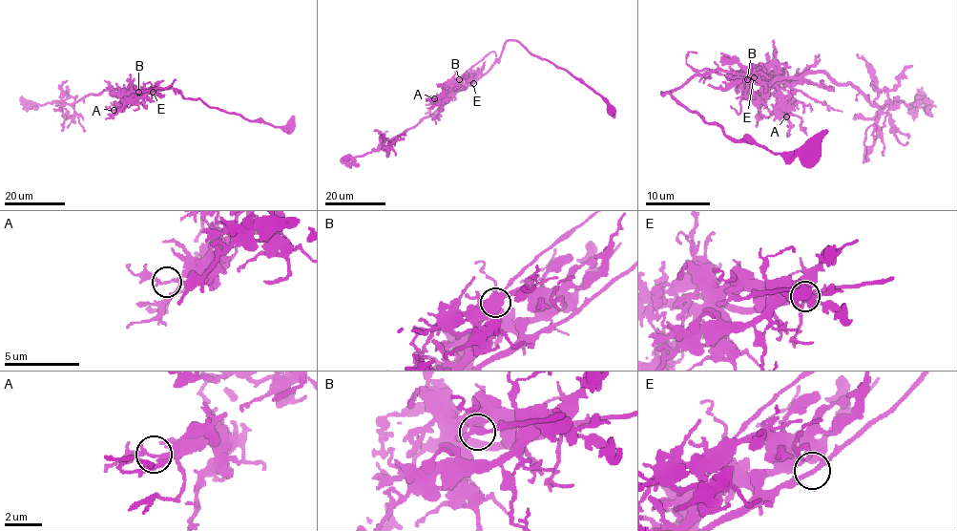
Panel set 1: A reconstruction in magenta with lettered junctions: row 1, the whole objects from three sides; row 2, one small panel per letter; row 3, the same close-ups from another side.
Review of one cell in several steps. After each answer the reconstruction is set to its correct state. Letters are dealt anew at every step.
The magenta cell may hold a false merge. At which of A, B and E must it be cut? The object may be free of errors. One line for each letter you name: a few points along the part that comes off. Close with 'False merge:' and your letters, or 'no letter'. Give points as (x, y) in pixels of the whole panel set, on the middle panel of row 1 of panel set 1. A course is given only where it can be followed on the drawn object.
B: course (458, 80), (492, 51), (496, 56)
False merge: B

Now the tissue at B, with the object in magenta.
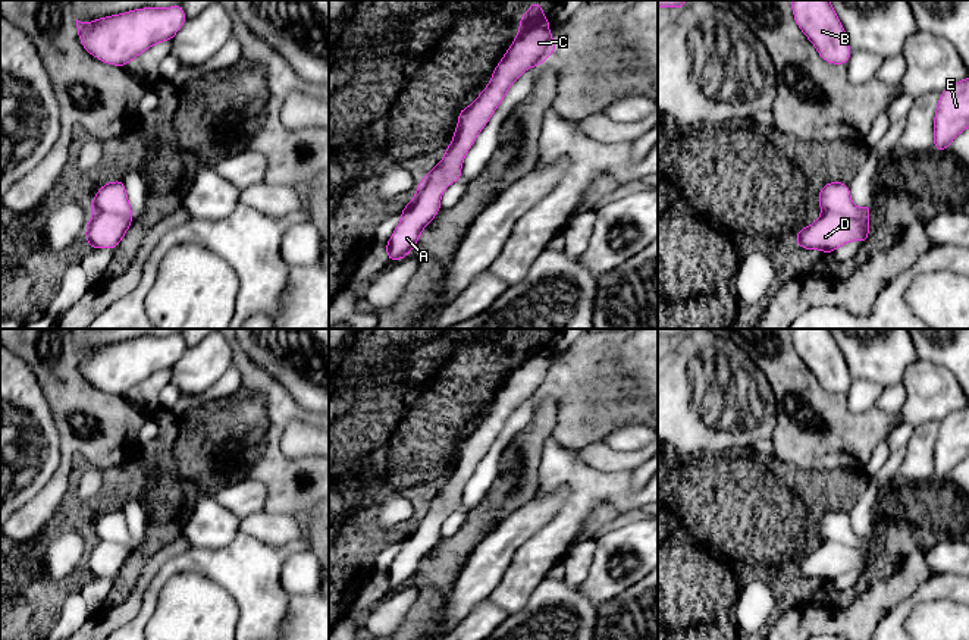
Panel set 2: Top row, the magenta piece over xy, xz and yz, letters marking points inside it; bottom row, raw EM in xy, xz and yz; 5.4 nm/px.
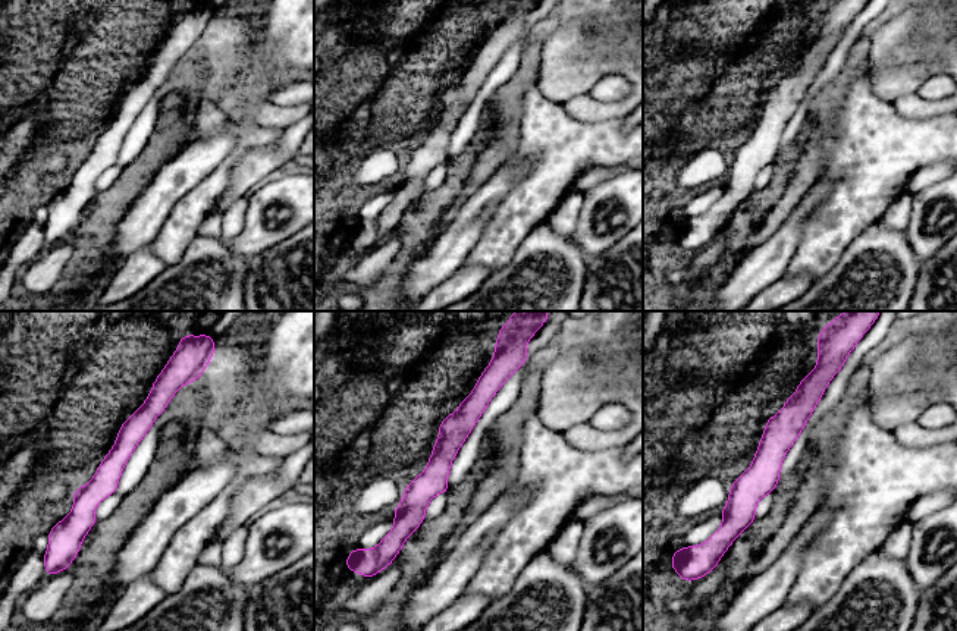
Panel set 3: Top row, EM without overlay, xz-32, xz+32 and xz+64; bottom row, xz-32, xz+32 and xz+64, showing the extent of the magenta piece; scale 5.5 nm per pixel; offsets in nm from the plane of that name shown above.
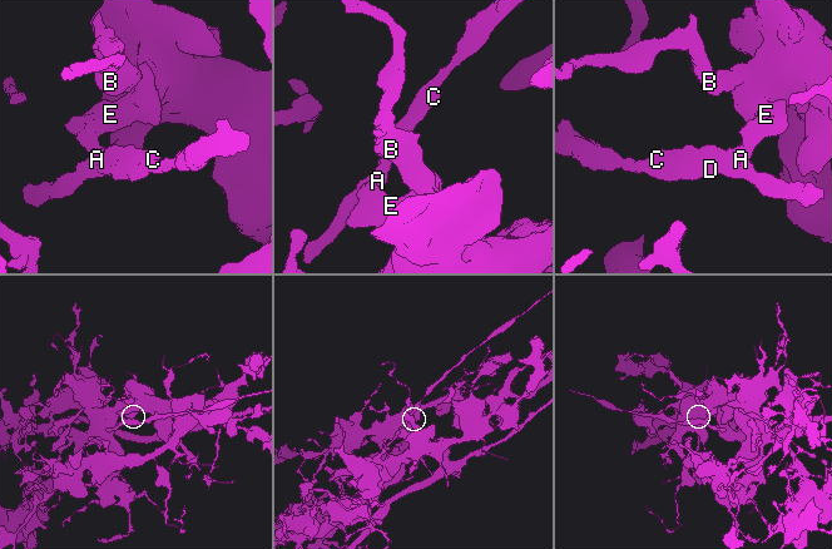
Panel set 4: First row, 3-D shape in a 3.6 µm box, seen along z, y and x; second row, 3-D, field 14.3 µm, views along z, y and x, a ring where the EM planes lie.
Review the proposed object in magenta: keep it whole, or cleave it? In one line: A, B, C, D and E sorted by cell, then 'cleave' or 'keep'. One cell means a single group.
A B C E / D | cleave

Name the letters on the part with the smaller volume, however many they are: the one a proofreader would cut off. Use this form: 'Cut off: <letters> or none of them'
Cut off: D

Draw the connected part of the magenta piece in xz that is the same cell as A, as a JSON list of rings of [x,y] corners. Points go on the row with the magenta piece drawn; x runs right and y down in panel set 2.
[[[549,25],[531,26],[514,38],[512,44],[496,65],[487,87],[477,95],[458,122],[460,134],[446,164],[451,176],[438,185],[426,188],[418,185],[414,198],[402,208],[401,222],[388,241],[391,261],[398,261],[410,255],[423,229],[440,211],[438,191],[446,189],[454,183],[454,175],[462,167],[468,150],[505,98],[511,85],[527,69],[540,66],[554,54],[556,46],[558,44],[551,35]]]

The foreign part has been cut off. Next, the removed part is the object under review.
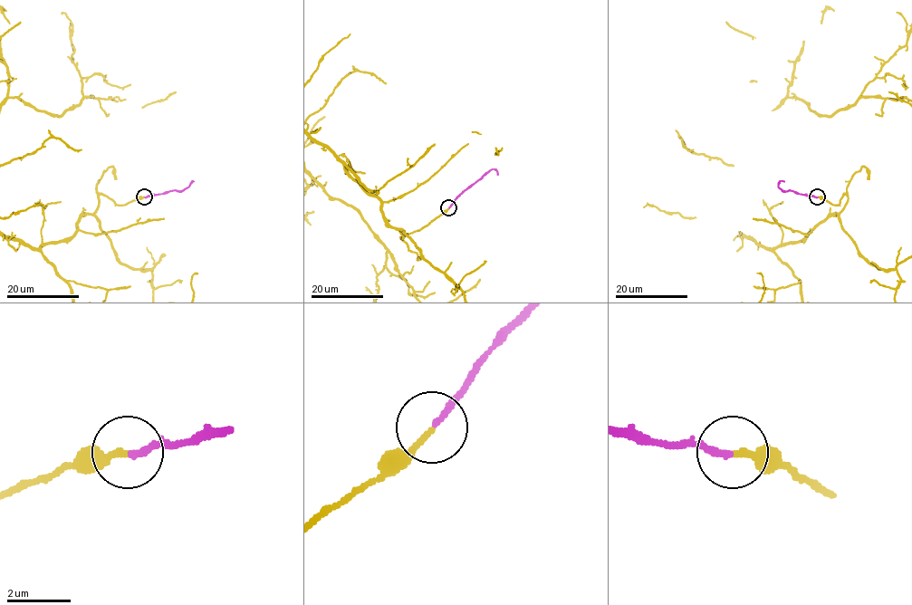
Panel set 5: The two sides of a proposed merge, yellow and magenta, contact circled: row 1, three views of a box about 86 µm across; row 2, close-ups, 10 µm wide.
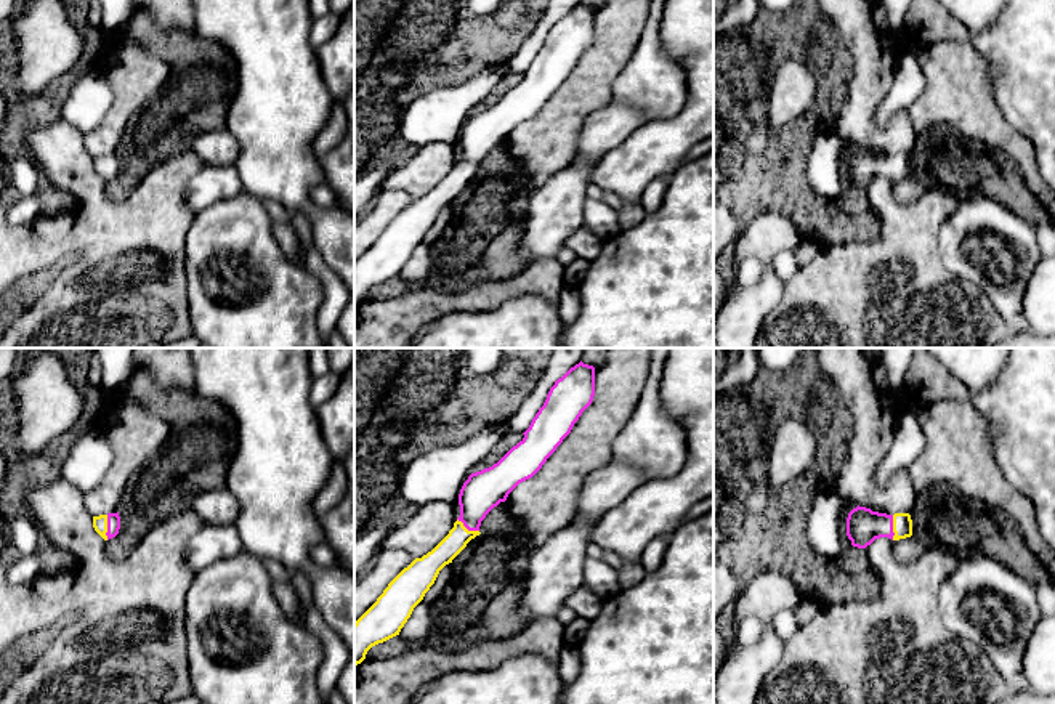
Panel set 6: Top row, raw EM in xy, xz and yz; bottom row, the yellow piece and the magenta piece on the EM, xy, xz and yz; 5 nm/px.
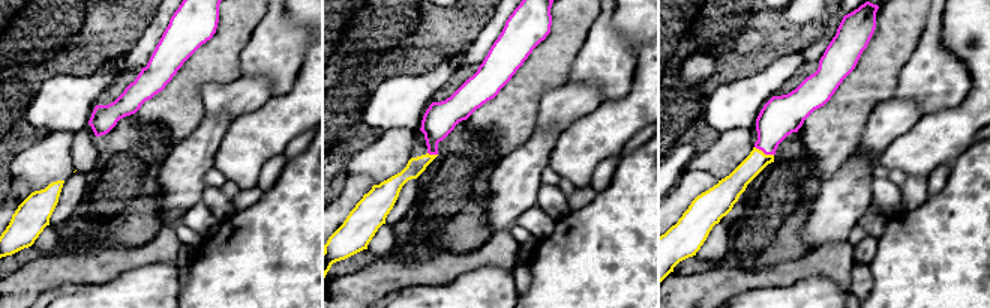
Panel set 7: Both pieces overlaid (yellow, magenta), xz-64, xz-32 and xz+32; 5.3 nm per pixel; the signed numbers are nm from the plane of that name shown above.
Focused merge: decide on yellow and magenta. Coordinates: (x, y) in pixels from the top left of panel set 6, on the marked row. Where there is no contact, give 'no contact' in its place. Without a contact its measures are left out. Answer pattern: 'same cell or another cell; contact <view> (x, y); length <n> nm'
same cell; contact xy (106, 528); length 130 nm

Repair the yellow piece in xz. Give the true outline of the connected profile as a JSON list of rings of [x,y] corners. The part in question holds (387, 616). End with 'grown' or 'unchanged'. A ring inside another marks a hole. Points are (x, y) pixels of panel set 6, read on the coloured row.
[[[582,361],[571,367],[550,388],[544,406],[532,419],[524,438],[513,446],[497,463],[481,471],[471,473],[459,494],[460,516],[449,534],[426,555],[415,558],[404,568],[383,590],[377,601],[354,622],[354,667],[366,659],[367,651],[396,635],[410,617],[414,608],[423,600],[435,584],[439,571],[479,536],[481,521],[486,515],[505,502],[508,494],[523,481],[532,478],[547,459],[556,451],[571,433],[582,412],[592,404],[595,396],[595,367]]]; grown

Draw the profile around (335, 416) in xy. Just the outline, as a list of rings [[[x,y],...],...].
[[[354,361],[335,393],[316,409],[325,446],[342,465],[354,449]]]

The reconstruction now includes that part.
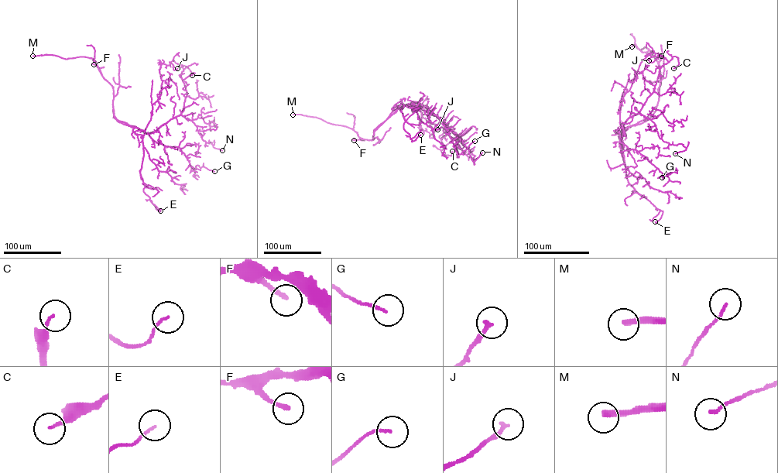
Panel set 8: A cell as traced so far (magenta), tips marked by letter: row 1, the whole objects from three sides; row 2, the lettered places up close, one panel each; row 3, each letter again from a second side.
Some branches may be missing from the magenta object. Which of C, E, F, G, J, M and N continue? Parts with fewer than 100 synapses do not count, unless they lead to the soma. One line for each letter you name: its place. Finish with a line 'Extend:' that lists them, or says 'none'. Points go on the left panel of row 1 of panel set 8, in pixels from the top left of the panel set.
M: (32, 56)
Extend: M

